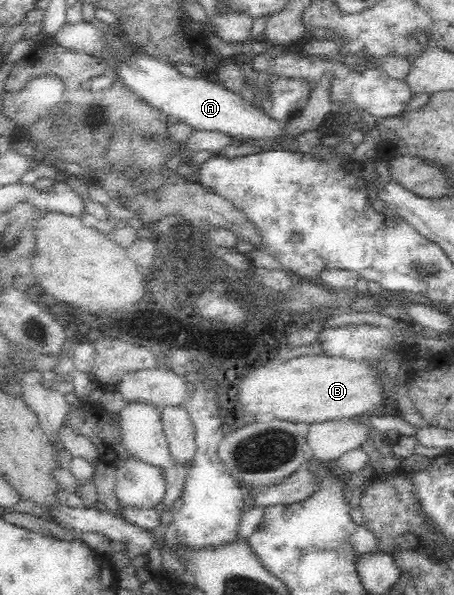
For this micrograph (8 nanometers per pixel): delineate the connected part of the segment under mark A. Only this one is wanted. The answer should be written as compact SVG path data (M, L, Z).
M149 55L127 59L117 65L126 86L139 94L155 110L167 116L176 117L195 128L195 131L215 131L229 137L249 137L250 139L281 139L287 125L269 120L261 110L243 101L236 93L216 84L210 76L187 77L167 62Z

